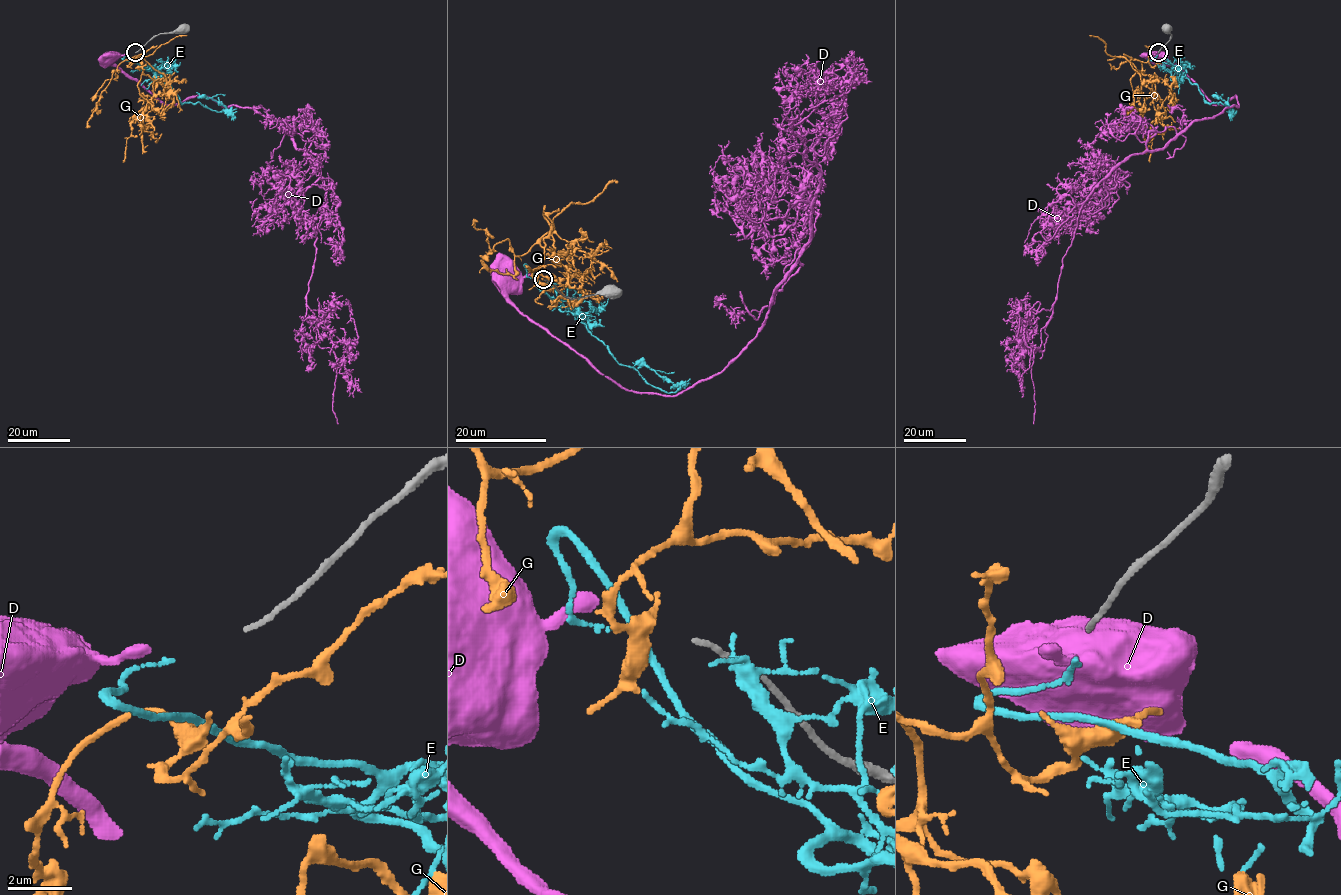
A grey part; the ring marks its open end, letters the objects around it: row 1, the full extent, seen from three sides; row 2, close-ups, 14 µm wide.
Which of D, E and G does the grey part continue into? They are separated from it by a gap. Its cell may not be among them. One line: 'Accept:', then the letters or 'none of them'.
Accept: E

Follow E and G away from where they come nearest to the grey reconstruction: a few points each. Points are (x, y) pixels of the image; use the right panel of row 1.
E: (1157, 55), (1148, 59), (1178, 65), (1198, 86), (1203, 98), (1236, 112), (1215, 92)
G: (1153, 60), (1156, 65), (1152, 66), (1136, 59), (1129, 61), (1153, 81), (1161, 102), (1151, 123), (1149, 162)

